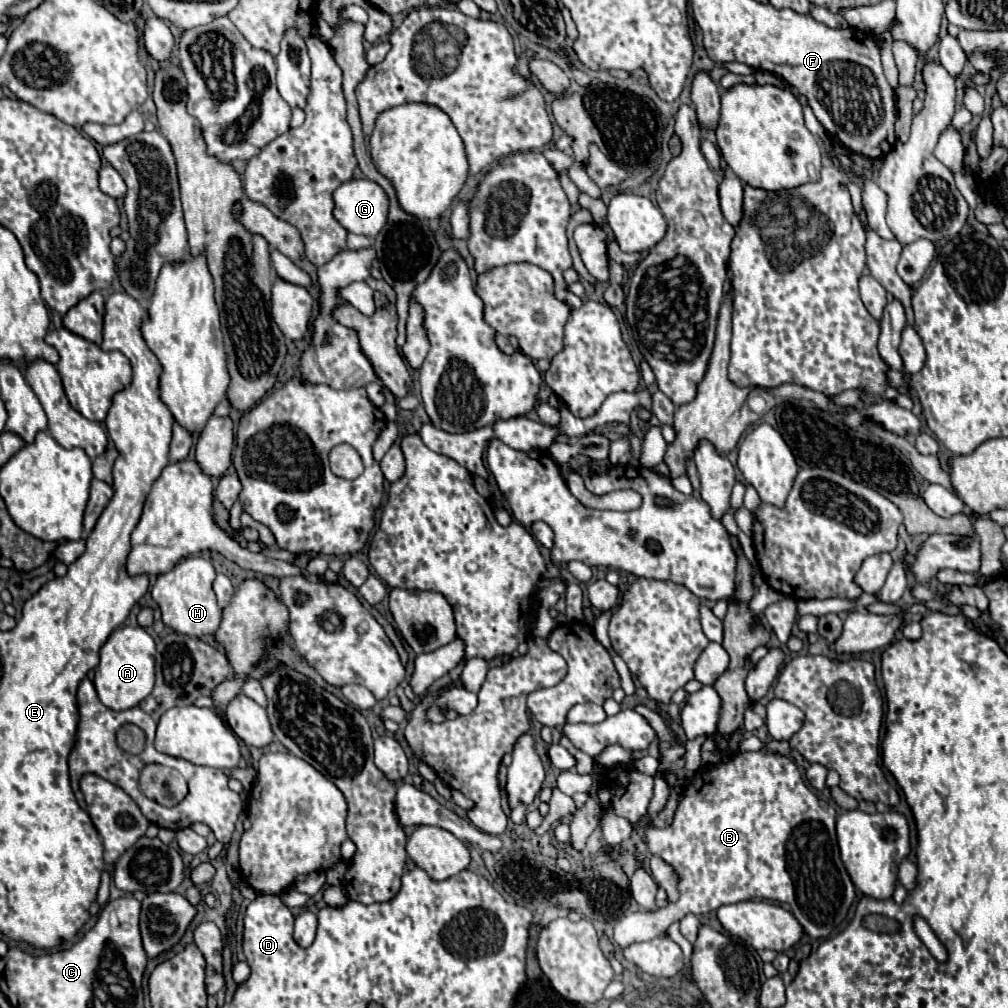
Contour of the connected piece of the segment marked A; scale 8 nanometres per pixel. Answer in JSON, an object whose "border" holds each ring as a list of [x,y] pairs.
{"border":[[[140,626],[116,628],[100,650],[100,664],[94,676],[94,688],[104,706],[112,710],[128,710],[138,706],[154,686],[154,638]]]}

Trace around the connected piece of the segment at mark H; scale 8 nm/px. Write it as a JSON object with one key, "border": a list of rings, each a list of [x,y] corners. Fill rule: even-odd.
{"border":[[[200,556],[184,558],[170,572],[160,574],[156,584],[152,586],[150,594],[156,600],[156,604],[160,606],[162,622],[168,628],[172,628],[174,632],[194,636],[194,638],[214,634],[222,620],[222,608],[218,606],[216,594],[212,590],[214,578],[216,578],[214,566]]]}

